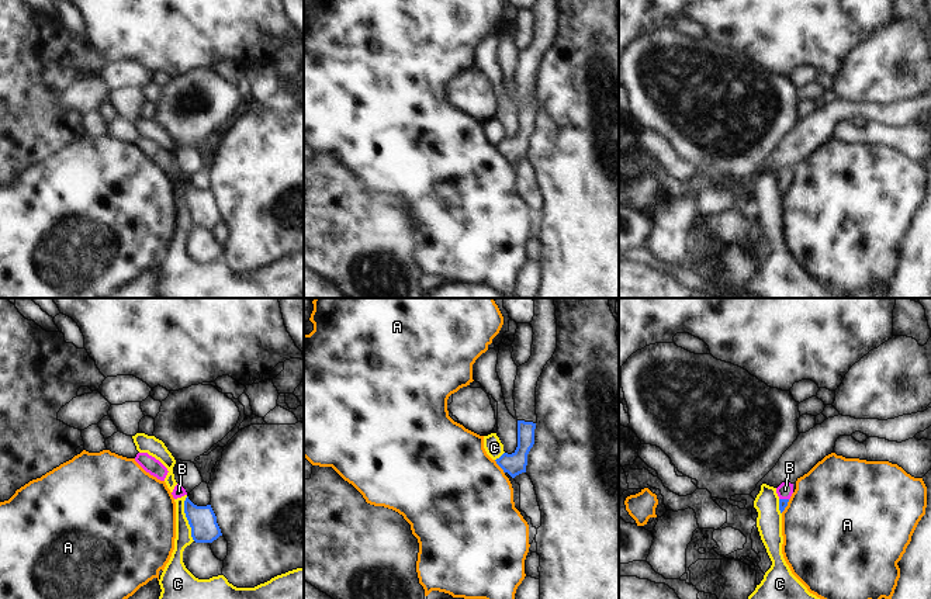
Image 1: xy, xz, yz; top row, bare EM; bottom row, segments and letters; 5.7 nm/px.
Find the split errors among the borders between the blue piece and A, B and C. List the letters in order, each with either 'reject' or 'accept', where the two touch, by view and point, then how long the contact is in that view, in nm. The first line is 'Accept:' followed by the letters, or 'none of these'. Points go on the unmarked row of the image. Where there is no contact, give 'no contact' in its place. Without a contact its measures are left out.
Accept: B
A: reject; meets blue in xz at (499, 151); contact 100 nm long
B: accept; meets blue in yz at (784, 184); contact 60 nm long
C: reject; meets blue in xy at (187, 204); contact 260 nm long

